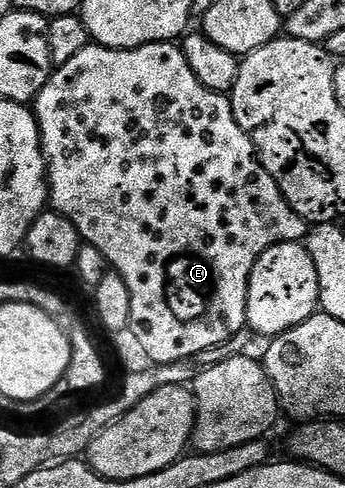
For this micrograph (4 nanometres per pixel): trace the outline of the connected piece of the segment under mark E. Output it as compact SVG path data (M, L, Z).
M152 42L146 46L136 46L134 50L112 50L109 46L90 44L87 48L83 48L83 52L79 52L79 56L74 56L72 60L67 60L67 64L54 69L45 87L37 93L35 113L37 116L37 127L41 129L41 150L45 153L49 202L52 209L56 213L62 214L67 220L71 220L71 224L77 229L77 233L81 235L82 239L88 245L99 248L99 252L103 252L103 256L109 261L110 267L123 276L123 280L127 284L127 292L131 292L131 320L129 321L128 333L130 335L133 334L132 341L141 347L141 352L146 353L153 364L159 366L169 365L172 362L181 361L185 357L195 356L196 353L223 345L231 340L240 329L245 328L247 326L245 317L247 316L249 277L259 260L259 256L263 256L263 252L267 252L267 248L271 248L280 242L301 242L307 234L307 223L285 201L285 197L281 195L281 189L277 187L275 180L263 168L261 161L257 159L257 149L253 147L253 141L247 136L247 132L243 132L243 128L239 128L239 124L235 120L232 101L226 95L219 92L211 92L211 88L203 88L203 84L199 84L199 76L195 76L195 72L191 72L191 64L187 64L180 45L173 42Z

